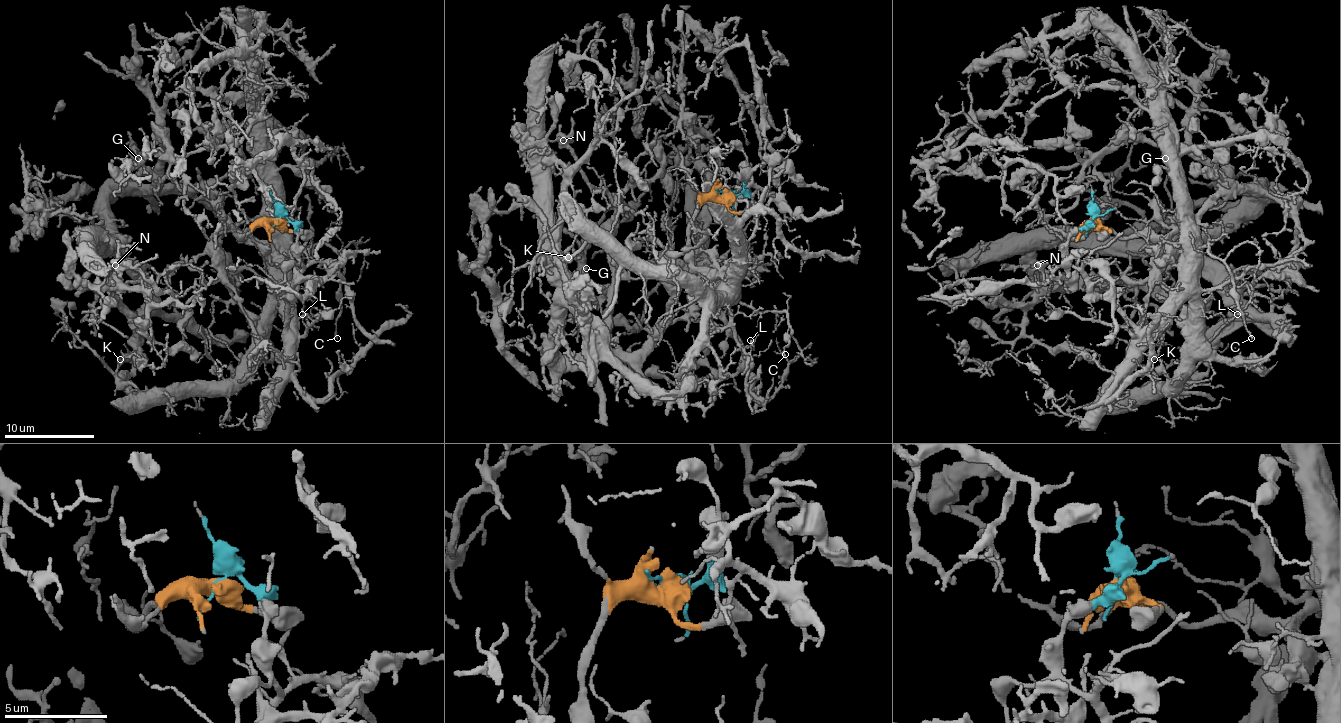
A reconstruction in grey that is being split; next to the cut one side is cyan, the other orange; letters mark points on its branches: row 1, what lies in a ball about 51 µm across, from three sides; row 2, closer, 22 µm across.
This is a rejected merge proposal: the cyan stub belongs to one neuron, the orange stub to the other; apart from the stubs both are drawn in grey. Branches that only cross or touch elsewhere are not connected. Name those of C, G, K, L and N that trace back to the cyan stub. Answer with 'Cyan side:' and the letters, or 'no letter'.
Cyan side: C, K, L

